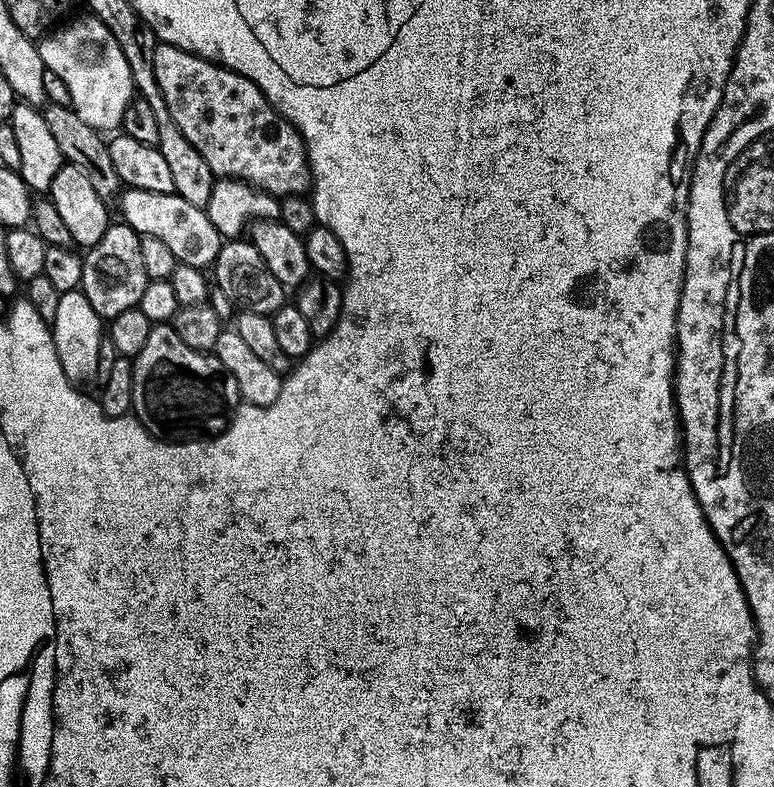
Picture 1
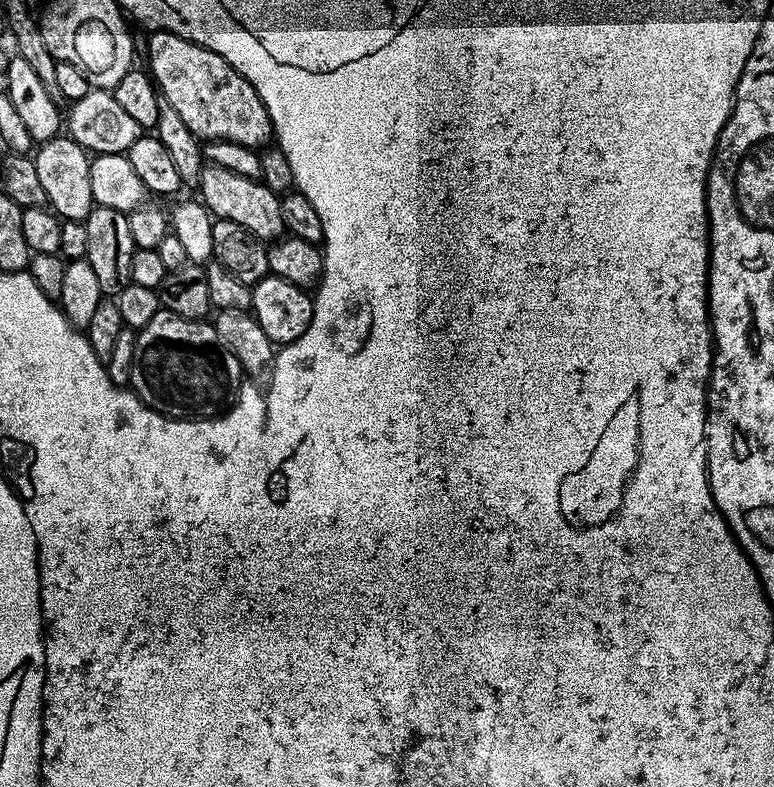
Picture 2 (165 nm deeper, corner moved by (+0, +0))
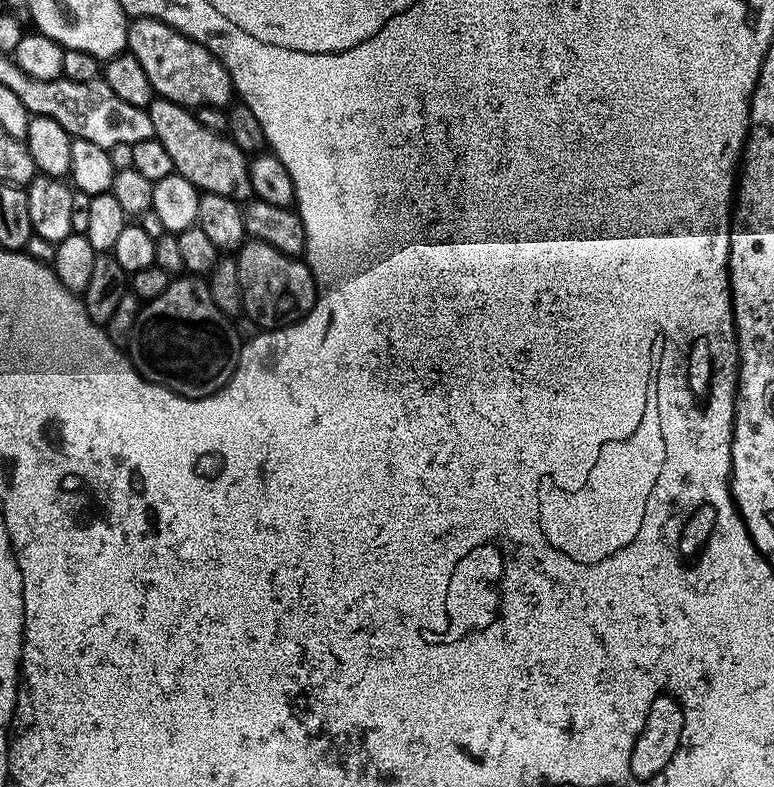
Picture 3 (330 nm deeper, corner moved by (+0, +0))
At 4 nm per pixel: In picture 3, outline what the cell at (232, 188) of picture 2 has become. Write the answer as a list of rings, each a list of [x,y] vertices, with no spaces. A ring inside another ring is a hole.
[[[155,97],[146,111],[150,122],[154,123],[154,138],[162,142],[169,152],[175,173],[186,178],[201,193],[222,194],[222,198],[241,202],[252,196],[248,156],[235,146],[230,137],[202,126],[193,111],[168,99]]]

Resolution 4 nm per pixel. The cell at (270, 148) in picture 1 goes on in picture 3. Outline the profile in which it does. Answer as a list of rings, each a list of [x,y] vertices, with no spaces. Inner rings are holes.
[[[149,16],[133,19],[128,25],[127,51],[146,70],[153,93],[189,110],[227,109],[234,100],[232,79],[222,62],[206,46],[182,34],[177,28],[151,20]]]

